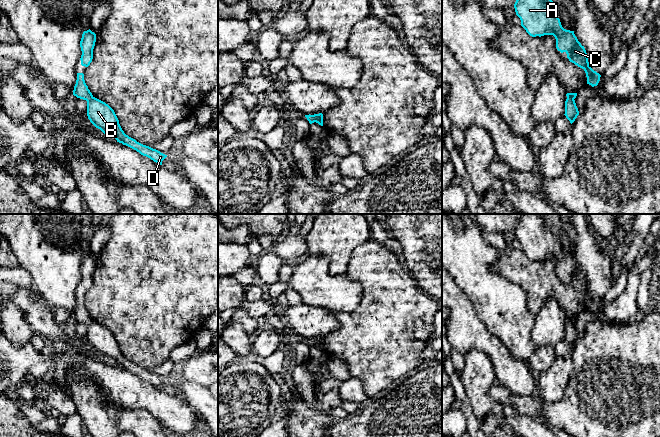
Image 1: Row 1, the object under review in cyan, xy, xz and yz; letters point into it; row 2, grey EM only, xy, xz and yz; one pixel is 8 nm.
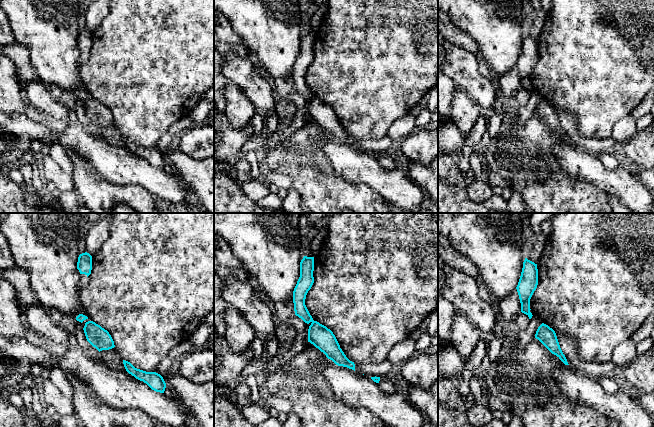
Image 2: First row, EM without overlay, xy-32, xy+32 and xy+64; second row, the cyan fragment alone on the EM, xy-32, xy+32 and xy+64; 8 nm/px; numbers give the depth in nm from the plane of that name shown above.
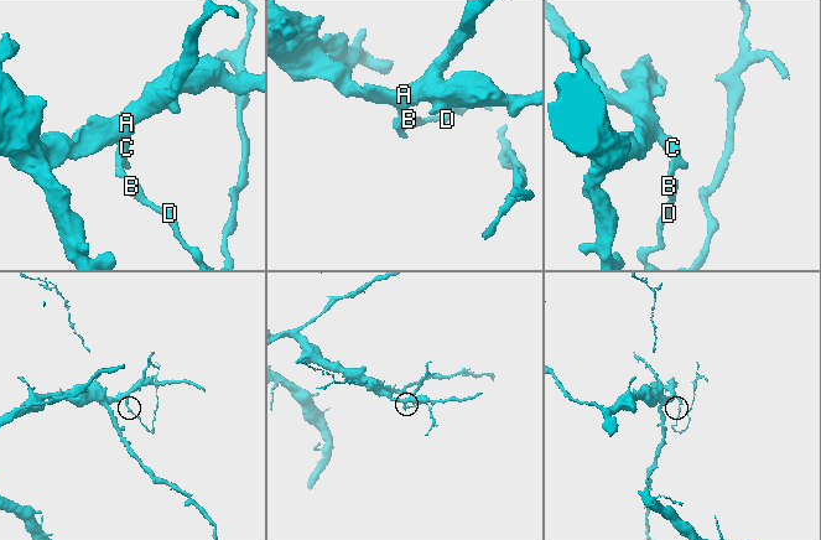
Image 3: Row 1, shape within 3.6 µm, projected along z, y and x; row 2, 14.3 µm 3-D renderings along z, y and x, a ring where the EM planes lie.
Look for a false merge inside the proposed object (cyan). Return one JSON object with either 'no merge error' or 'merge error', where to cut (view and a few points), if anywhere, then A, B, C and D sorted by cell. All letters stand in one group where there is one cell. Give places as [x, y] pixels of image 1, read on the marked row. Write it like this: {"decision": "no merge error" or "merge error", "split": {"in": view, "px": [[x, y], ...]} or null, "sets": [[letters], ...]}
{"decision": "merge error", "split": {"in": "xy", "px": [[93, 97], [87, 101]]}, "sets": [["A", "C"], ["B", "D"]]}

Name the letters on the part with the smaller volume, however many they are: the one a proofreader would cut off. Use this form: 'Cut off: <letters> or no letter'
Cut off: B, D

